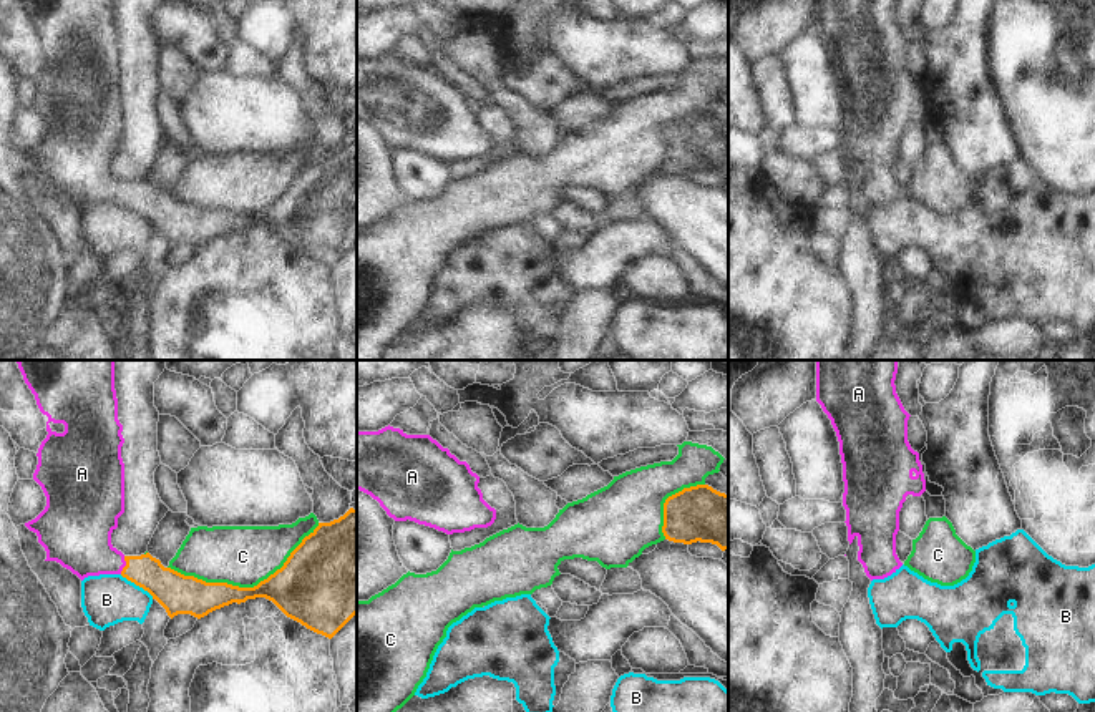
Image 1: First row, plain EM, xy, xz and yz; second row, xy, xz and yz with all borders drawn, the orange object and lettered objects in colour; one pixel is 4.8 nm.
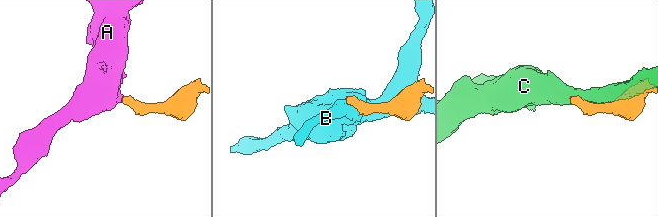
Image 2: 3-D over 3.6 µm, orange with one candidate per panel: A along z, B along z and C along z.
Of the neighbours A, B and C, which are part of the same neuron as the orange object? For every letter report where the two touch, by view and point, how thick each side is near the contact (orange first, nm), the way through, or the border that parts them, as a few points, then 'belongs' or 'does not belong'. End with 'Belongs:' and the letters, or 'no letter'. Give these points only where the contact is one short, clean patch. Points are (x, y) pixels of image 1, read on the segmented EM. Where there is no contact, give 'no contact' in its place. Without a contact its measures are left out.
A: contact xy (126, 565); calibres 180 and 280 nm; way xy (171, 590), (146, 571), (126, 565), (100, 558), (82, 540); belongs
B: contact xy (136, 585); calibres 190 and 260 nm; border xy (120, 575), (141, 586), (153, 598); does not belong
C: contact xy (246, 588); calibres 260 and 300 nm; does not belong
Belongs: A

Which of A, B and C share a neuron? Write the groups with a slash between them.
A / B / C

